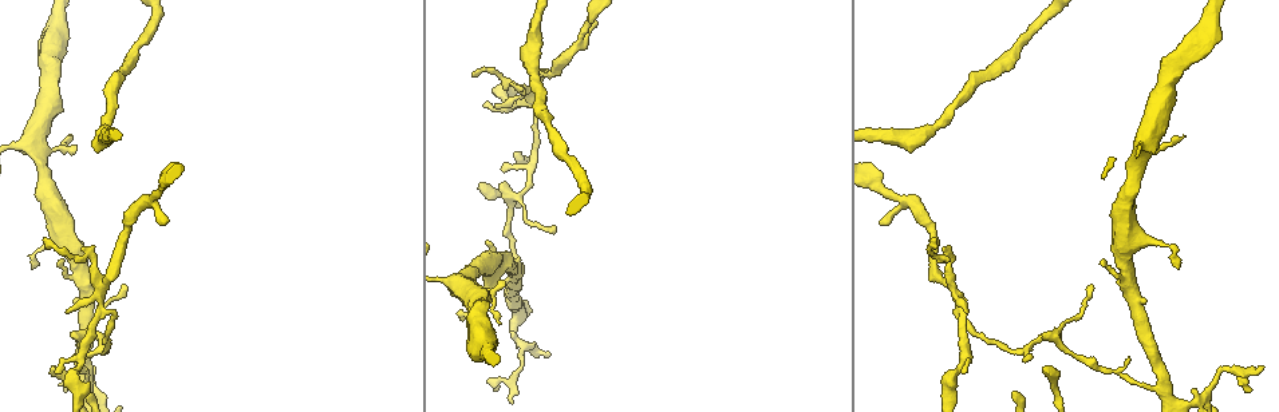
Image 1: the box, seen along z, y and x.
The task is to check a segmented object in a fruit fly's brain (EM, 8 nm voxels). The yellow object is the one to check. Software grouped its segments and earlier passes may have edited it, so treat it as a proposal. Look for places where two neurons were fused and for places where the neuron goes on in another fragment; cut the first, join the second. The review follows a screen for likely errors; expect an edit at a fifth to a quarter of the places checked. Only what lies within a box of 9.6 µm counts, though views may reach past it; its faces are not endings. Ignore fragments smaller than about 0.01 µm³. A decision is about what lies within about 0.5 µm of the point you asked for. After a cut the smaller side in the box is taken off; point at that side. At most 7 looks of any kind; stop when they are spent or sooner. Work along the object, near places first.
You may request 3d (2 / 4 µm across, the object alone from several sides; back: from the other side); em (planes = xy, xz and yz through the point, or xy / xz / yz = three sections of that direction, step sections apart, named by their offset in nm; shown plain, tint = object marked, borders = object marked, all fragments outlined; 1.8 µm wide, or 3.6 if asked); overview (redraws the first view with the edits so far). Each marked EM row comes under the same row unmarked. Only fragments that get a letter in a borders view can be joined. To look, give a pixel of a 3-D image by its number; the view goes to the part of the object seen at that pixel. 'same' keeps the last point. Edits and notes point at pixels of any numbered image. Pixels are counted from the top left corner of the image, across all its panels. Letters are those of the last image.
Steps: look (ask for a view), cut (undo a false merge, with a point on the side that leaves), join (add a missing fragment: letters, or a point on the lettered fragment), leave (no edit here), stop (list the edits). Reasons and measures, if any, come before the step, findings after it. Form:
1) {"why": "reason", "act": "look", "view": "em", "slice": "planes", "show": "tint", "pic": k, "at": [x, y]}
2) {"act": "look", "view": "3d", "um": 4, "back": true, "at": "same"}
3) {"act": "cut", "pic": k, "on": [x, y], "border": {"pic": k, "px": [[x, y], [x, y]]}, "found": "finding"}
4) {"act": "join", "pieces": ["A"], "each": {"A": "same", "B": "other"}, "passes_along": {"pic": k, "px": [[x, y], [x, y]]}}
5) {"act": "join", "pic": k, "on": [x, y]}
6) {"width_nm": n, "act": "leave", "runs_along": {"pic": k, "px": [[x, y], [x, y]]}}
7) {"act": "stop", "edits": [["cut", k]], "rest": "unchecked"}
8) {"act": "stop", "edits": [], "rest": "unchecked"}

{"why": "free end", "act": "look", "view": "3d", "um": 2, "back": true, "pic": 1, "at": [934, 237]}

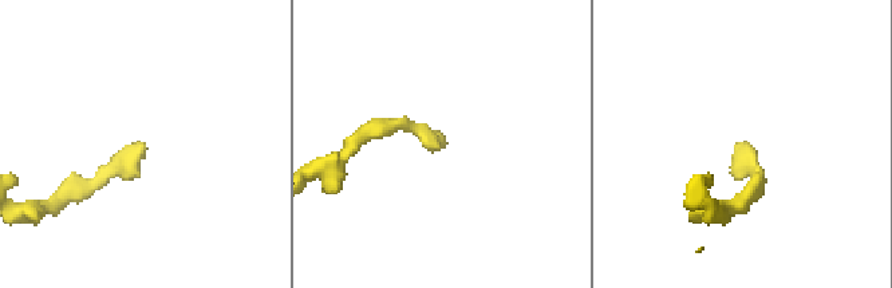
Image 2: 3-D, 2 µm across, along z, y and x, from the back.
{"act": "look", "view": "em", "slice": "xy", "step": 8, "show": "borders", "pic": 2, "at": [736, 142]}

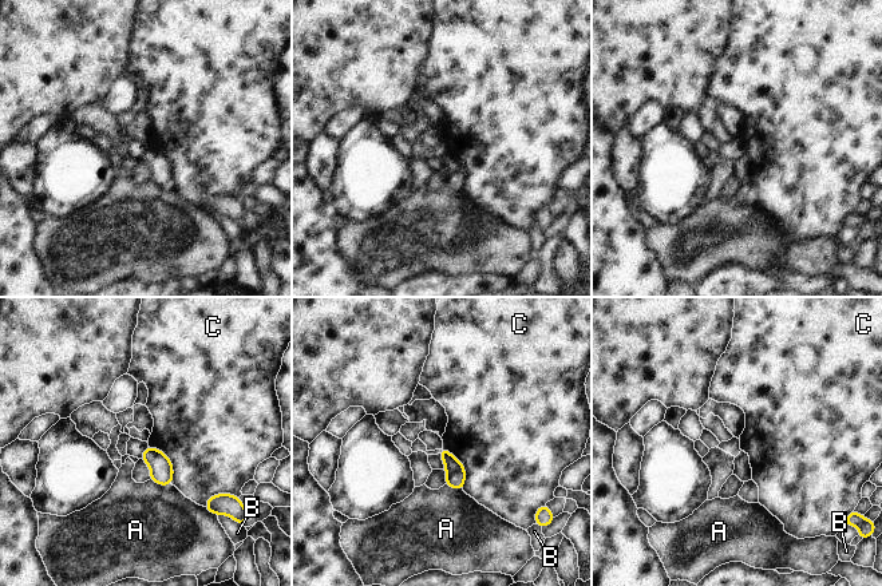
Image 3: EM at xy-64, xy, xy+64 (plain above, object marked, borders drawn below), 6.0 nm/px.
{"why": "cut it another way", "act": "look", "view": "em", "slice": "planes", "show": "borders", "at": "same"}

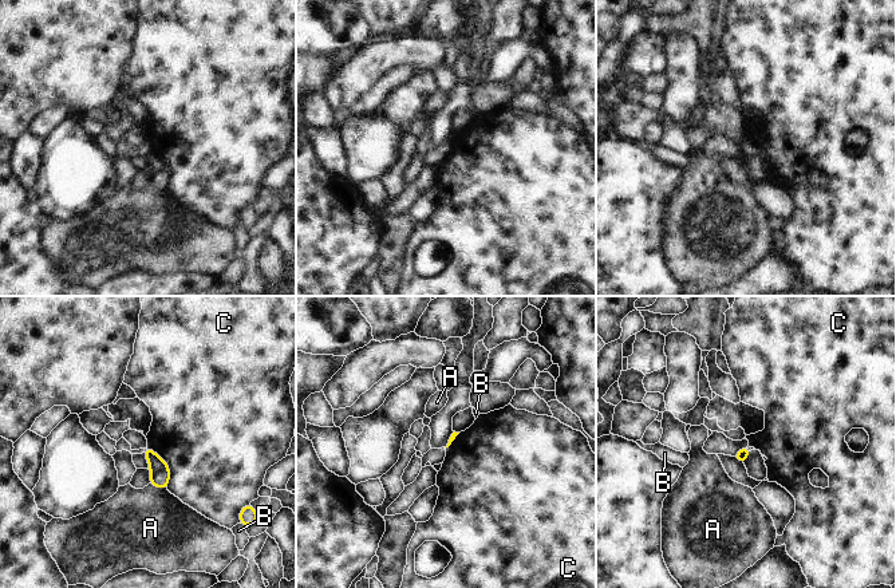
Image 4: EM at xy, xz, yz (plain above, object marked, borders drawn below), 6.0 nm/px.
{"act": "leave", "each": {"A": "other", "B": "other", "C": "other"}, "border": {"pic": 4, "px": [[147, 445], [169, 469], [168, 488]]}, "found": "none of them fits"}

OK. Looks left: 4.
{"why": "four arms meet", "act": "look", "view": "em", "slice": "planes", "show": "borders", "pic": 1, "at": [528, 98]}

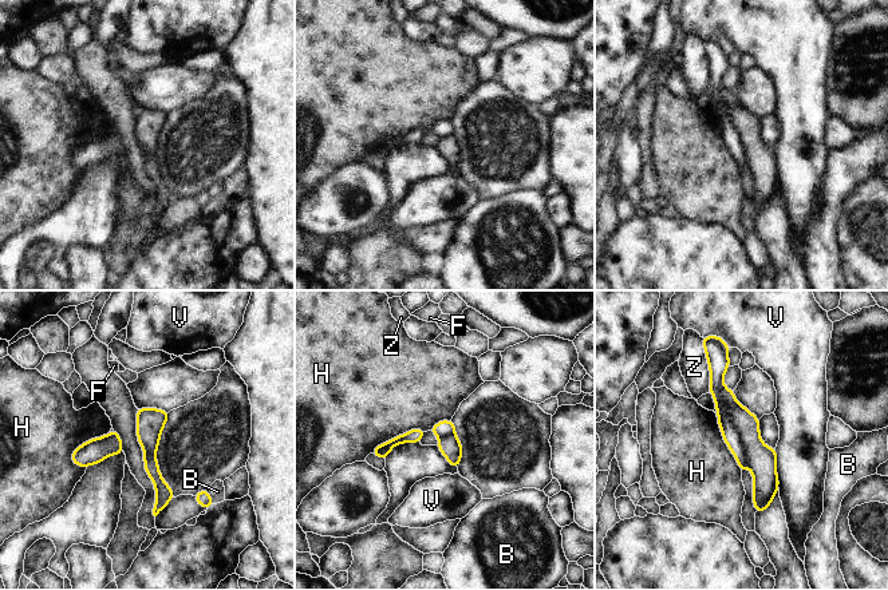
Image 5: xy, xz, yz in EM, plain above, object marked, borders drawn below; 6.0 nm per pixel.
{"act": "cut", "pic": 5, "on": [762, 459], "each": {"B": "other", "F": "other", "H": "other", "V": "other", "Z": "other"}, "part_leaving": {"pic": 5, "px": [[735, 406], [762, 459], [758, 509]]}, "found": "a second neuron is stuck on"}

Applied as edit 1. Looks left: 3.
{"act": "look", "view": "overview"}

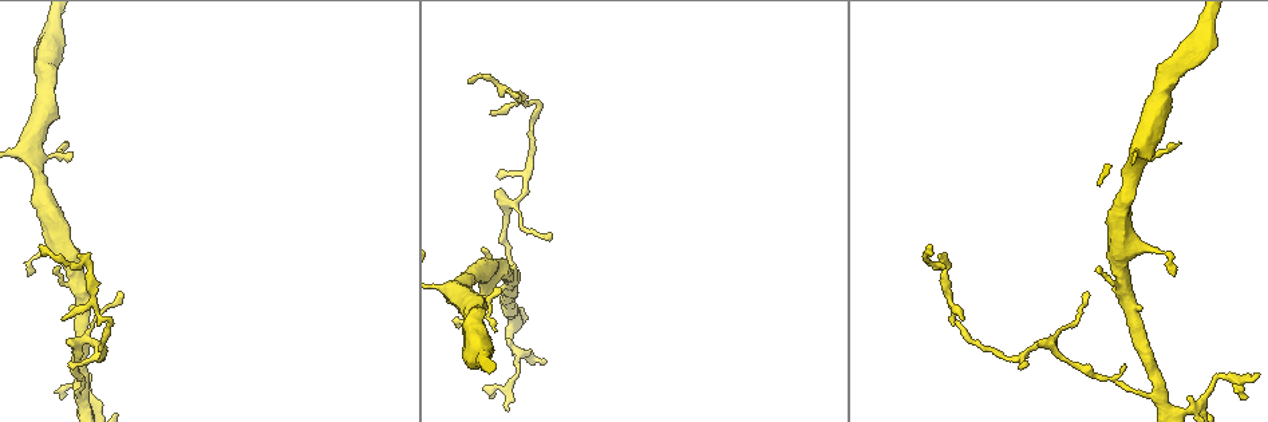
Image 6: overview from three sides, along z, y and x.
{"why": "free end", "act": "look", "view": "3d", "um": 4, "back": true, "pic": 6, "at": [1174, 276]}

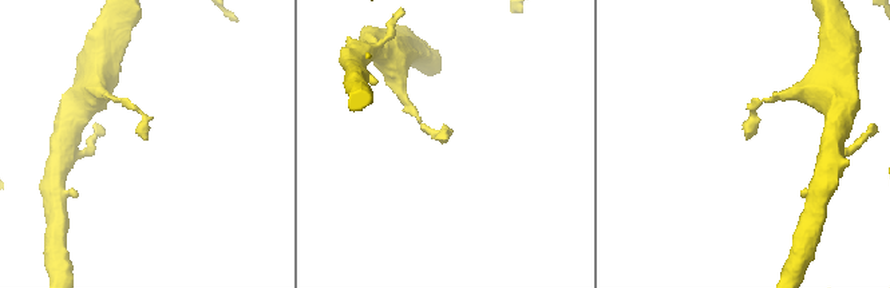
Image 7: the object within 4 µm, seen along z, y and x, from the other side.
{"why": "need the tissue", "act": "look", "view": "em", "slice": "planes", "show": "borders", "pic": 7, "at": [145, 138]}

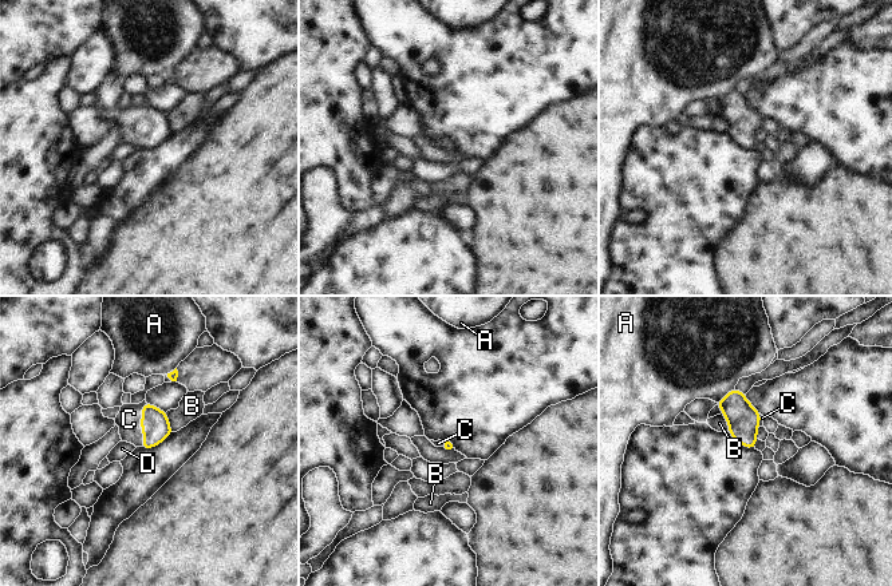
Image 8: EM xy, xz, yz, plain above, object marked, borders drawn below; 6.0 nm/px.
{"act": "join", "pieces": ["C"], "each": {"A": "other", "B": "other", "C": "same", "D": "other"}, "passes_along": {"pic": 8, "px": [[154, 424], [141, 424], [129, 419]]}, "found": "the neuron continues"}

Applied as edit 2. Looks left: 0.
{"act": "stop", "edits": [["cut", 5], ["join", 8]], "rest": "unchecked"}

